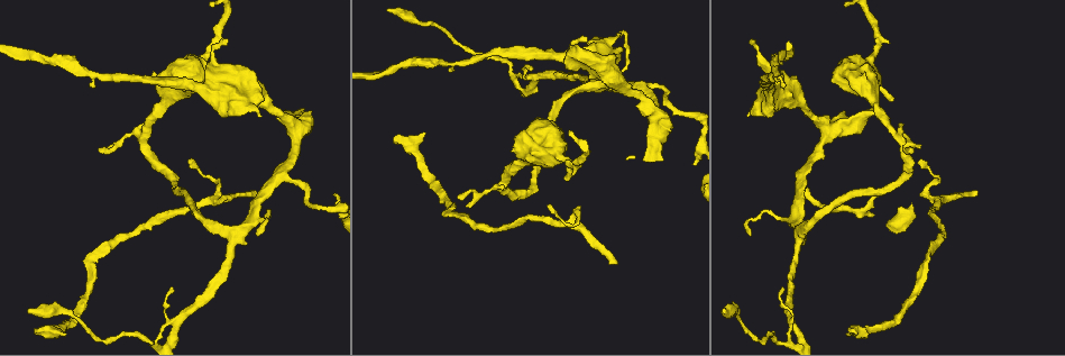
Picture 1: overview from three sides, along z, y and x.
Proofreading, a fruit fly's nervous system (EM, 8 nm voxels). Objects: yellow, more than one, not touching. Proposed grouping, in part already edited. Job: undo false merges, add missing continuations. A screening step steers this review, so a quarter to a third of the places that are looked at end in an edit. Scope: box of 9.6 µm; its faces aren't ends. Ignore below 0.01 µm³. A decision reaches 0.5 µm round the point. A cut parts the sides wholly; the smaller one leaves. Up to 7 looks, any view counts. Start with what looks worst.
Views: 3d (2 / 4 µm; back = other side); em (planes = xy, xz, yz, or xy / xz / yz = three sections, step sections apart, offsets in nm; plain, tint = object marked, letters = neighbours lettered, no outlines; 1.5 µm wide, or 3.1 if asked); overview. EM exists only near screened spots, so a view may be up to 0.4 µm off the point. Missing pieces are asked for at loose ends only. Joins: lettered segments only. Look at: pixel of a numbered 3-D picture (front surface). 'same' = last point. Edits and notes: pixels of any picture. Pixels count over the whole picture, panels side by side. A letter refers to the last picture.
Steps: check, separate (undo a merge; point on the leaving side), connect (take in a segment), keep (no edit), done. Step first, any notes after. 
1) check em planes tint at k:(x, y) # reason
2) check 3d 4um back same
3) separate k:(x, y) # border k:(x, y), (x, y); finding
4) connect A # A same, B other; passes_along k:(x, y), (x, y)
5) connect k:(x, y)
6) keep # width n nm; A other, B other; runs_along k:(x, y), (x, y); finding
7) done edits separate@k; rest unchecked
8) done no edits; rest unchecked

check em planes letters at 1:(873, 115) # stops while still wide

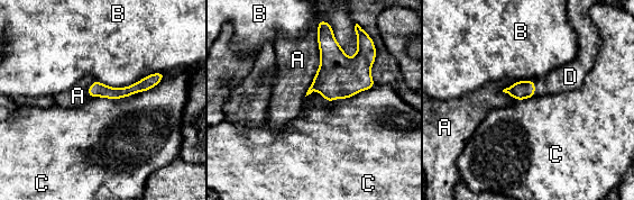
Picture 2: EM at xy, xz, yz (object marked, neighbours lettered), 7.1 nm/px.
connect D # A other, B other, C other, D same; passes_along 2:(521, 90), (534, 89), (567, 78); the neuron continues

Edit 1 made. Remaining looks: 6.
check 3d 2um at 1:(974, 193) # thin end

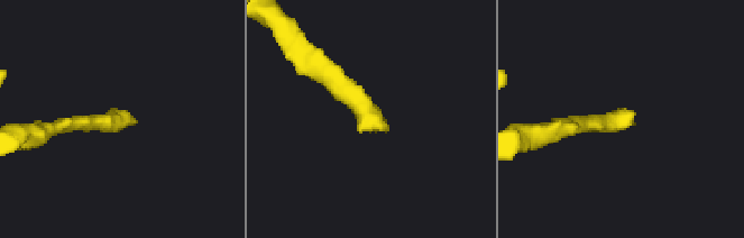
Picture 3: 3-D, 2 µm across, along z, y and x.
check em yz step 4 tint at 3:(632, 123) # need the tissue

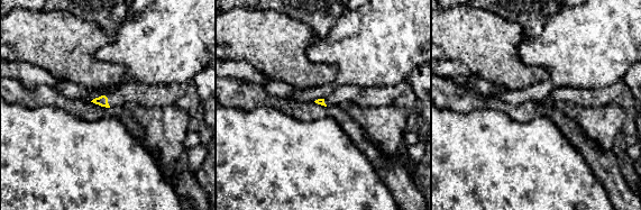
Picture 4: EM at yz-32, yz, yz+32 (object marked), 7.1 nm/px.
check em planes letters same # cut it another way

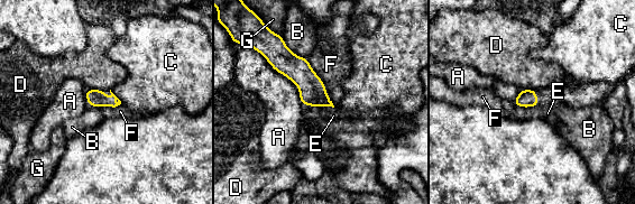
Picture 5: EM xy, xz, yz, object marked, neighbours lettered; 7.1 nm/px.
keep # width 130 nm; A other, B other, C other, D other, E other, F other, G other; runs_along 5:(278, 53), (329, 103); none of them fits

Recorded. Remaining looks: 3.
check 3d 2um at 1:(395, 140) # free end

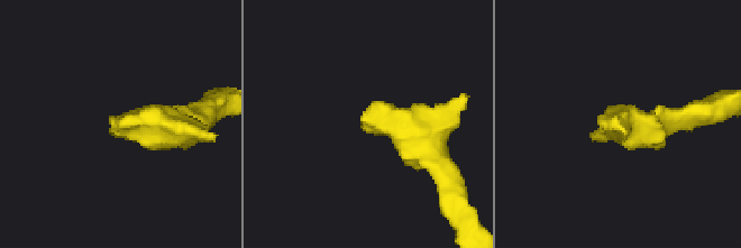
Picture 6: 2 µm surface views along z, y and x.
check em yz step 4 tint at 6:(110, 121) # shape alone is not enough

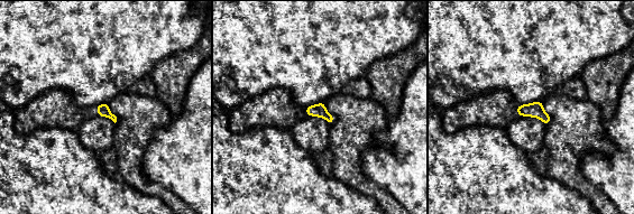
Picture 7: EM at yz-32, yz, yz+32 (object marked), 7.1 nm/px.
check em planes letters same

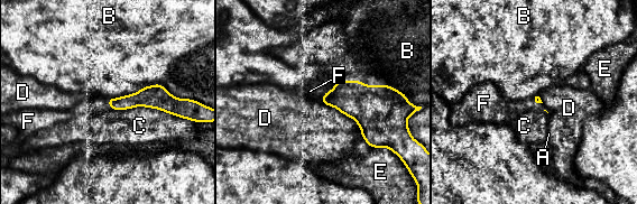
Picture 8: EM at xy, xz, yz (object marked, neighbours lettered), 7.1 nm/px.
connect F # A other, B other, C other, D other, E other, F same; the neuron continues

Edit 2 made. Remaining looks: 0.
done edits connect@2, connect@8; rest unchecked

